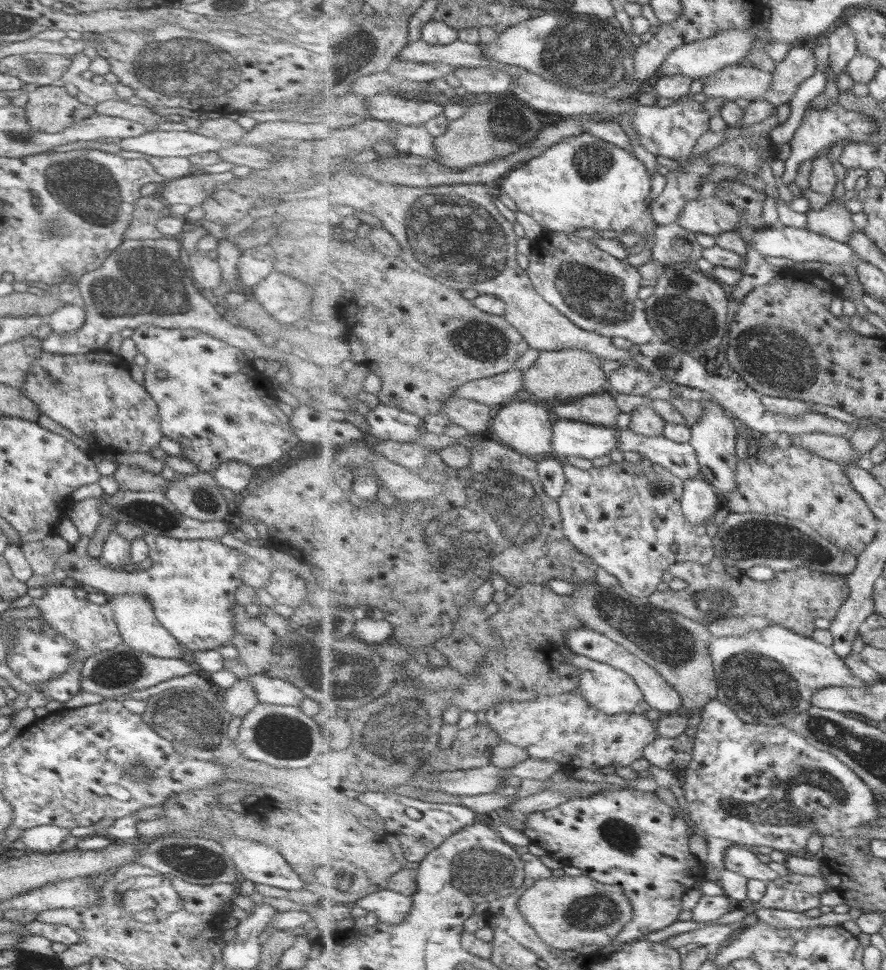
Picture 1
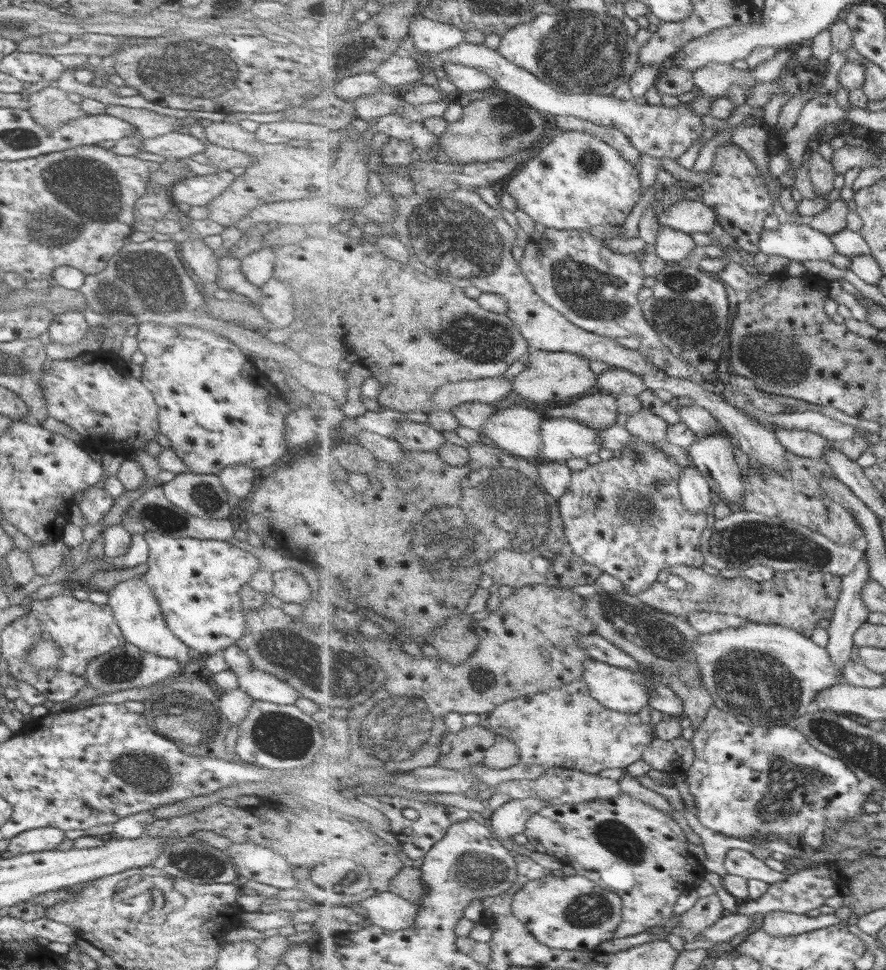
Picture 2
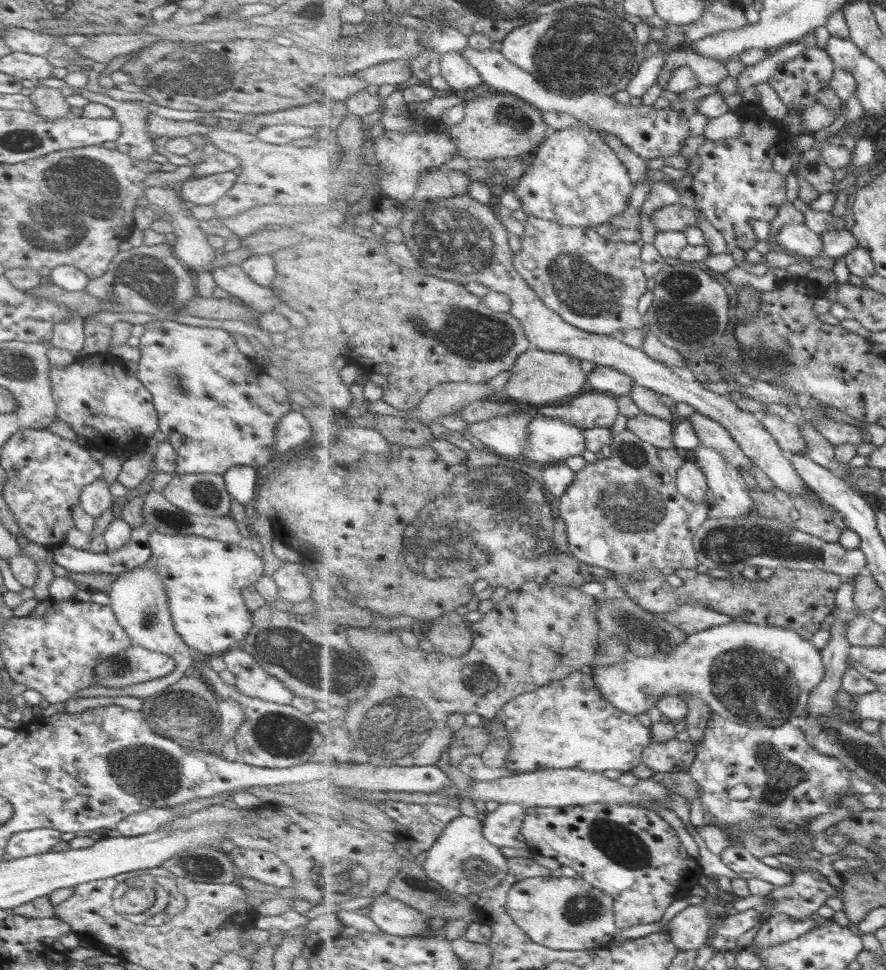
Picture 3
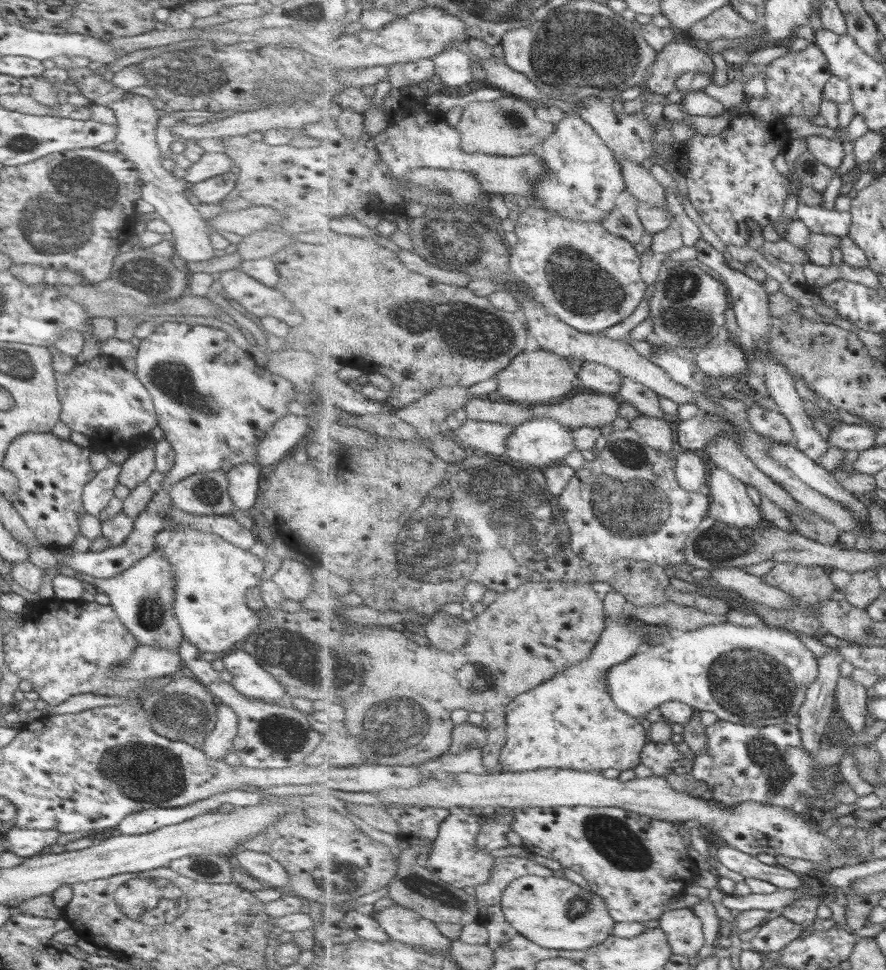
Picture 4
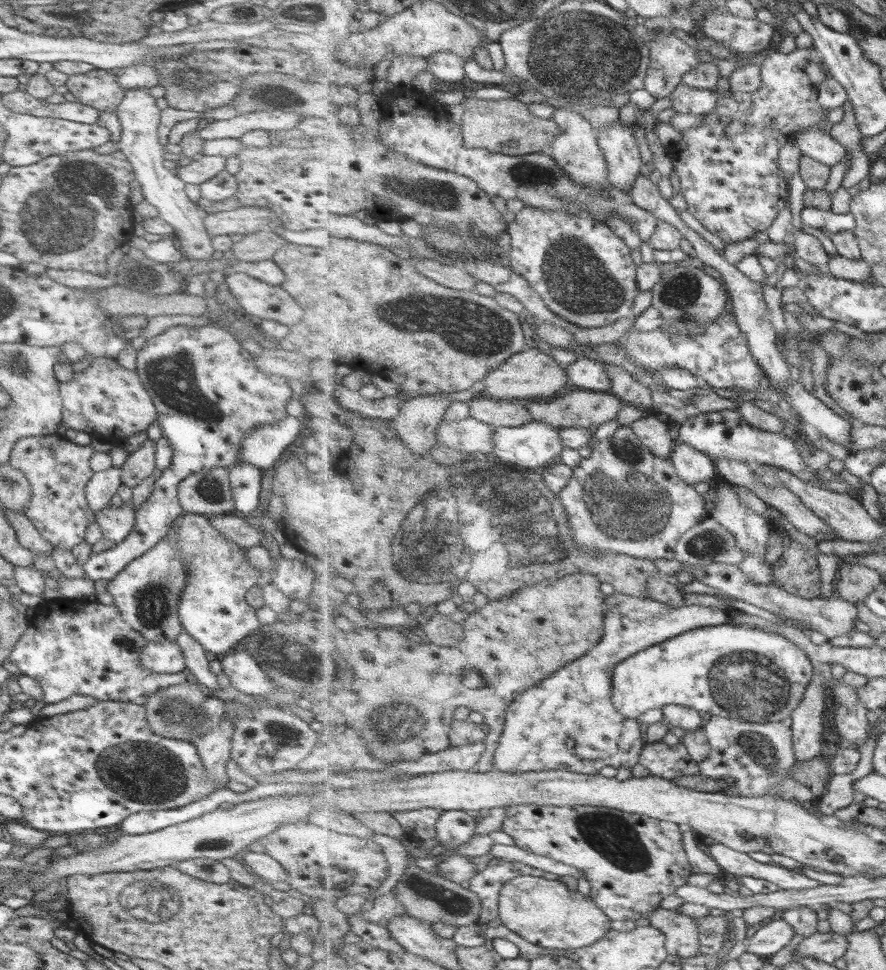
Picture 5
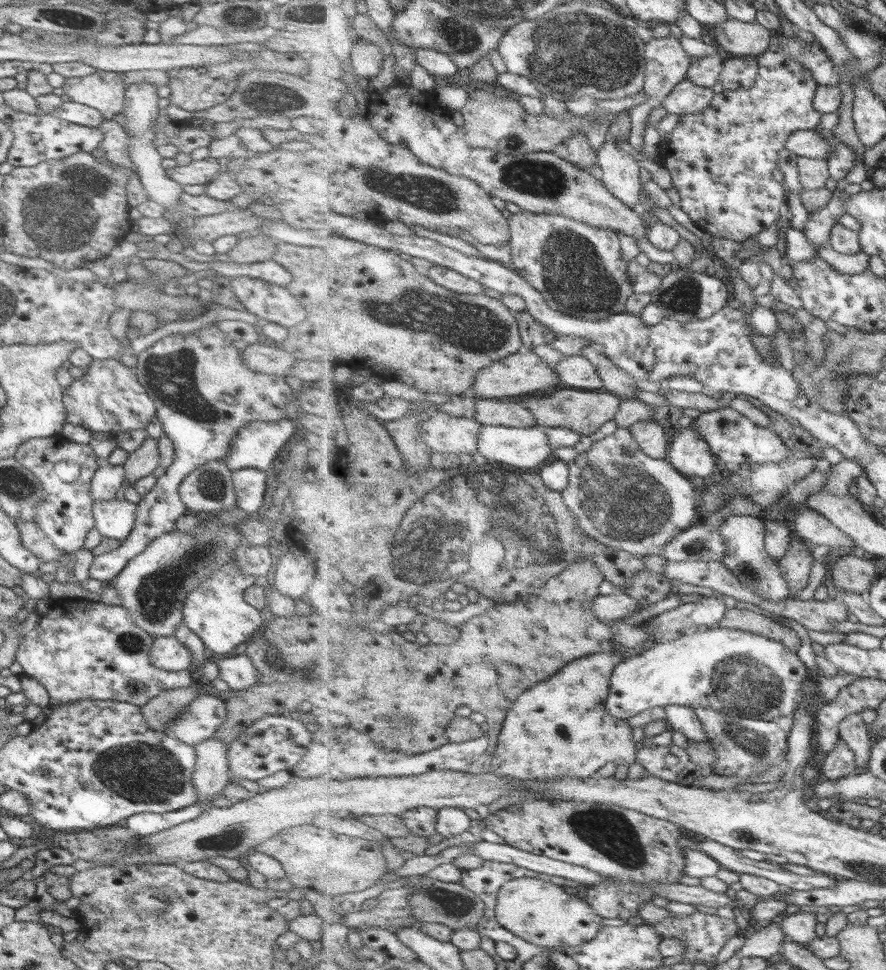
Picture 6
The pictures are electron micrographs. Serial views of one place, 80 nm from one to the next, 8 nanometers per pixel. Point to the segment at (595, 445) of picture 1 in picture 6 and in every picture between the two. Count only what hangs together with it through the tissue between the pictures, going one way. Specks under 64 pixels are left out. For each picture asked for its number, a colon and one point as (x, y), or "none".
2: (563, 438)
3: (552, 440)
4: (544, 442)
5: (535, 446)
6: (527, 448)

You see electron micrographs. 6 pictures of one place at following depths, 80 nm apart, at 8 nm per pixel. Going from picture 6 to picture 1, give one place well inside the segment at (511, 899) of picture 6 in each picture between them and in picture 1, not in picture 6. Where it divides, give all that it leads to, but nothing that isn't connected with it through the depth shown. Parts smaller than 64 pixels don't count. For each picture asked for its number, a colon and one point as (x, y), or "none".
1: (576, 913)
2: (572, 912)
3: (569, 914)
4: (556, 913)
5: (546, 912)

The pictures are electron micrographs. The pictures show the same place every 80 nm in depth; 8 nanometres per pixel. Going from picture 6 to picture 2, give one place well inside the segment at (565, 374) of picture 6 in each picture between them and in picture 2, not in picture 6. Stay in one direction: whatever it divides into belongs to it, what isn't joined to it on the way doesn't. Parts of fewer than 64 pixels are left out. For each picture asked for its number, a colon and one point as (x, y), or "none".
2: (618, 381)
3: (605, 379)
4: (601, 378)
5: (588, 374)

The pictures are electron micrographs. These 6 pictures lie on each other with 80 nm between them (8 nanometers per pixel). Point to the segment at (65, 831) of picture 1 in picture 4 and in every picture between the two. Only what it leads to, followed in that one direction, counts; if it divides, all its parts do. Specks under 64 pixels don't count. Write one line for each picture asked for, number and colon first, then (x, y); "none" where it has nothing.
2: (46, 838)
3: (30, 842)
4: (24, 843)

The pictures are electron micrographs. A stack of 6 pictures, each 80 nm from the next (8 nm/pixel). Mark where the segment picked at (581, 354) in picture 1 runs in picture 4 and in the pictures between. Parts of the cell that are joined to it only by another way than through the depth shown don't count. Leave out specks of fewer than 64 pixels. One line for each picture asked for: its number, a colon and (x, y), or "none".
2: (549, 376)
3: (539, 377)
4: (536, 376)

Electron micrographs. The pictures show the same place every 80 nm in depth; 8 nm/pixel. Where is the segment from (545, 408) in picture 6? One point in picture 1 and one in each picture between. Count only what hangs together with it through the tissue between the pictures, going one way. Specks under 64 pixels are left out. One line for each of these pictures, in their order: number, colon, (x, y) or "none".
1: (601, 408)
2: (599, 410)
3: (593, 410)
4: (596, 410)
5: (577, 408)

